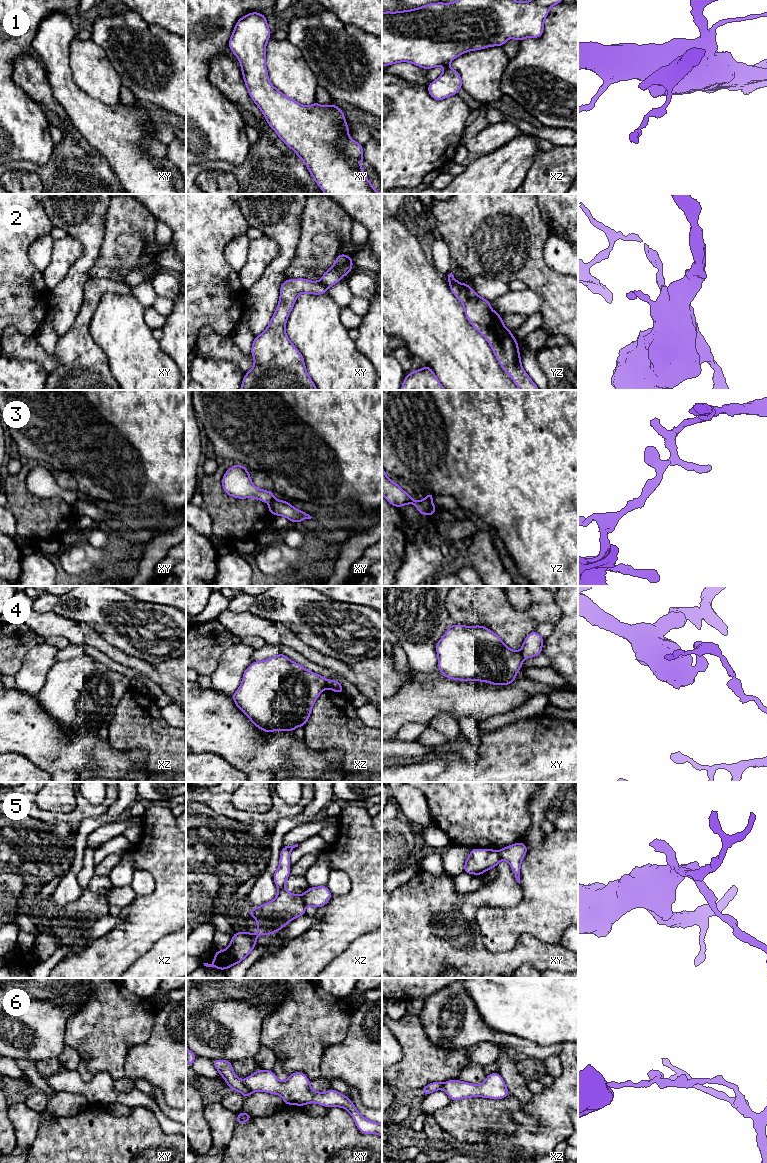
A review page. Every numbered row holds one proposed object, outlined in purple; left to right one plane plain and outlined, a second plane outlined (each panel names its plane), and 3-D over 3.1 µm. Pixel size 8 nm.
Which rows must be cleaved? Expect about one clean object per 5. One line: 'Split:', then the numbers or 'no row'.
Split: 2, 3, 4, 5, 6

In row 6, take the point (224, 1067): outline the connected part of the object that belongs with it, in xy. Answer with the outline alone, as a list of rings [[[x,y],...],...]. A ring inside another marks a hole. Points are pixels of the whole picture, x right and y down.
[[[223,1059],[212,1060],[214,1067],[227,1082],[230,1090],[239,1091],[245,1099],[251,1095],[251,1091],[245,1086],[244,1081],[236,1076],[232,1068],[232,1062]]]

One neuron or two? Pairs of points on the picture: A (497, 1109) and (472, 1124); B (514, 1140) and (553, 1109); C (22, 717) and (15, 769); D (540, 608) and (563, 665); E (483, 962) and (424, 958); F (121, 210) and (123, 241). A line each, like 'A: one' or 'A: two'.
A: one
B: one
C: two
D: two
E: one
F: one

